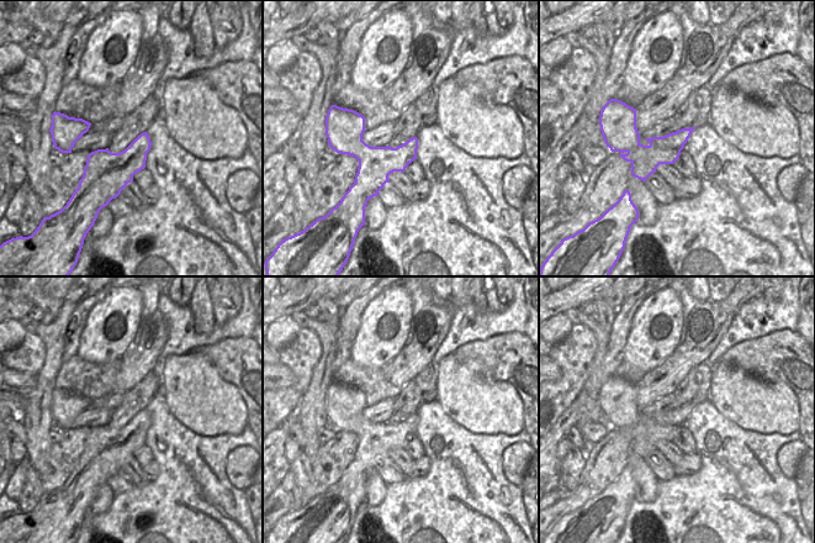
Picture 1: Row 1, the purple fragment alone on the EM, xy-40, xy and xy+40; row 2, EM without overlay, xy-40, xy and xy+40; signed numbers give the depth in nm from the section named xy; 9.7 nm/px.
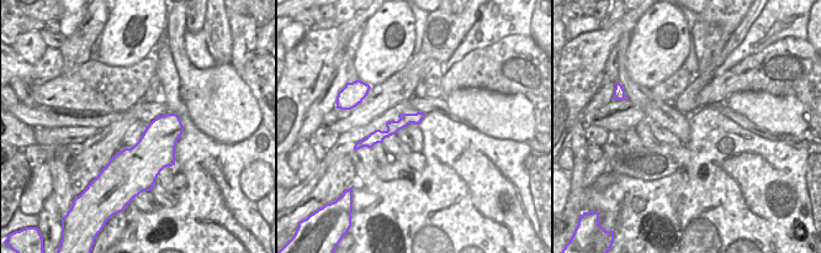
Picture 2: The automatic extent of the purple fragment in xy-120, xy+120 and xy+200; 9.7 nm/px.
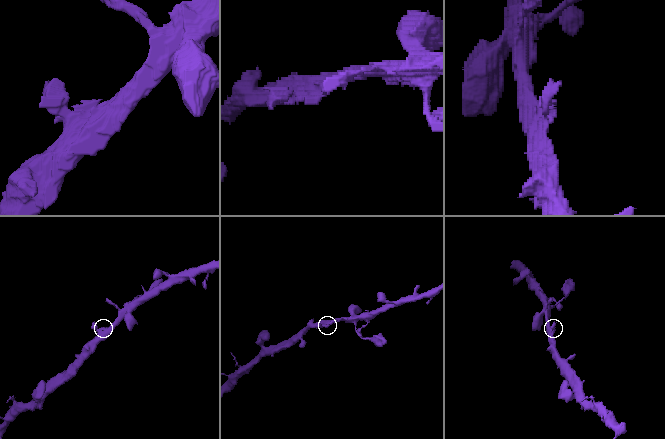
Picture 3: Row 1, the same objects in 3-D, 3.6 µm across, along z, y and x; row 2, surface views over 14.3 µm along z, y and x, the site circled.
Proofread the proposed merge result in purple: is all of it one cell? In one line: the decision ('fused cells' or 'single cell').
single cell

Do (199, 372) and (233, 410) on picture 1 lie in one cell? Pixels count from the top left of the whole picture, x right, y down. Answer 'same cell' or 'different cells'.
same cell

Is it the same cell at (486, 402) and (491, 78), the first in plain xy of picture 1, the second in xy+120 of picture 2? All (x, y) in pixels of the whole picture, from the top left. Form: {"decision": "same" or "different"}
{"decision": "different"}

